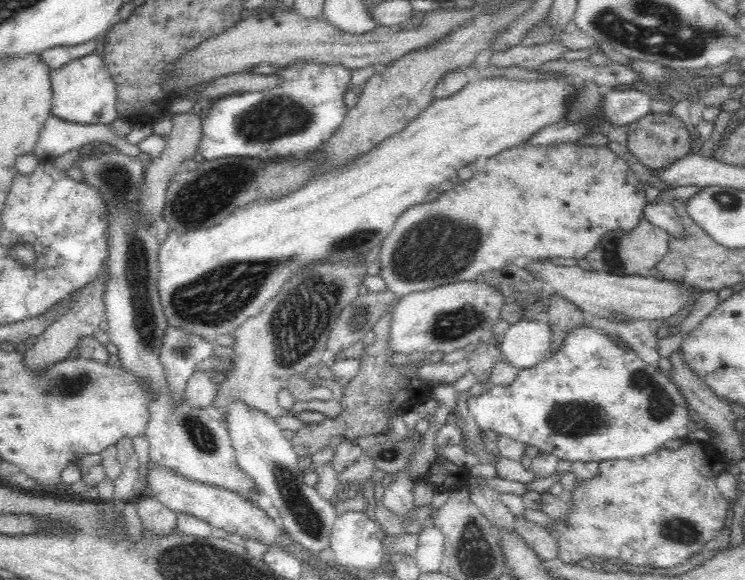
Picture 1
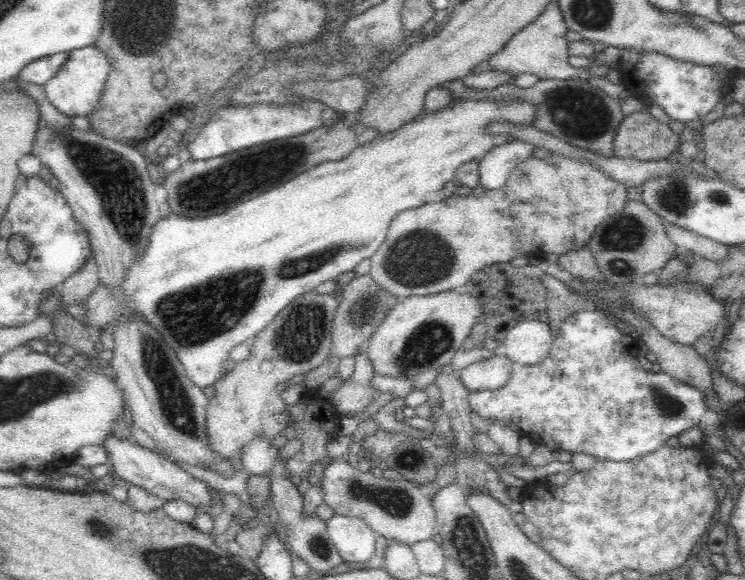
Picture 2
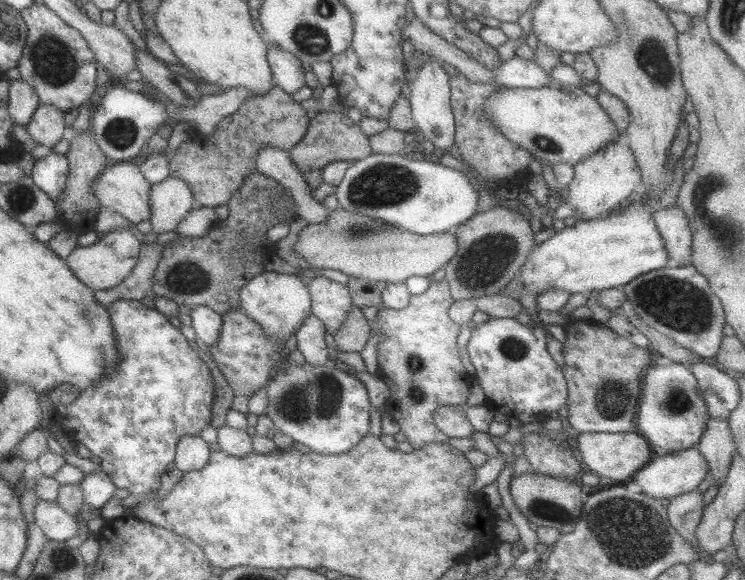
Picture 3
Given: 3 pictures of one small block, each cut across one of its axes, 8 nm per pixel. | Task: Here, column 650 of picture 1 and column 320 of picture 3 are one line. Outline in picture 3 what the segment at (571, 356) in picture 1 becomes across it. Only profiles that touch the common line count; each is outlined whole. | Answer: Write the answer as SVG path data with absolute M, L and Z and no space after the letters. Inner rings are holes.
M293 362L282 365L273 374L265 388L268 395L268 408L265 412L278 431L291 436L295 444L301 442L312 451L320 454L340 454L356 446L370 432L370 397L360 379L342 369L332 367L332 363L312 366L306 362L296 365Z

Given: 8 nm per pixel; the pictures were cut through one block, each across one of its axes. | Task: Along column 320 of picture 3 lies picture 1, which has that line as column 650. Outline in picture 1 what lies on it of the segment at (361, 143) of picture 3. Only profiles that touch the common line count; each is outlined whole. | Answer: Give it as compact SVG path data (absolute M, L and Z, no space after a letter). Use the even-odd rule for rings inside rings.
M651 112L626 127L629 151L646 167L659 171L691 152L692 140L684 122L675 115Z

